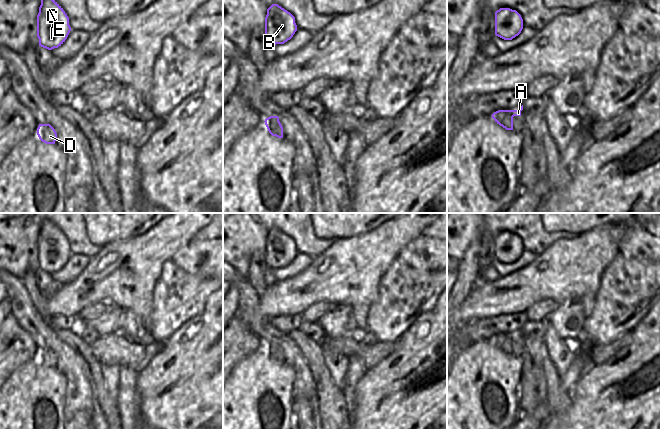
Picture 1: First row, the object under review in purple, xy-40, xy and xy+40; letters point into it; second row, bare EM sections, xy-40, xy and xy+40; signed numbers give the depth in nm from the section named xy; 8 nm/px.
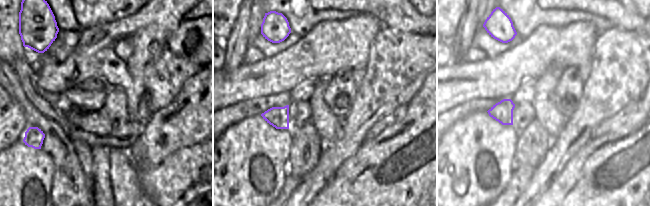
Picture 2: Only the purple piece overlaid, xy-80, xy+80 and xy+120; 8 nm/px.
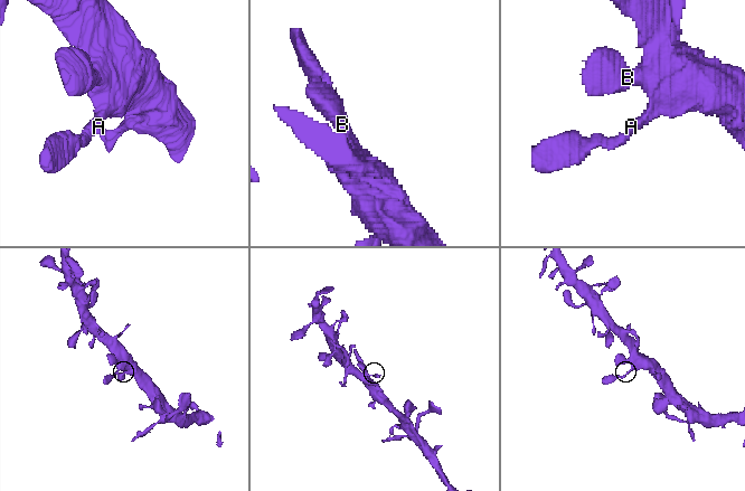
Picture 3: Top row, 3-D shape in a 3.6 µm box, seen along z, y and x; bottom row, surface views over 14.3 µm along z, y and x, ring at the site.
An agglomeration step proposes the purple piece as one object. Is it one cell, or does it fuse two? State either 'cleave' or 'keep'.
keep

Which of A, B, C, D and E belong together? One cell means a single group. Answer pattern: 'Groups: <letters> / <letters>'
Groups: A B C D E

